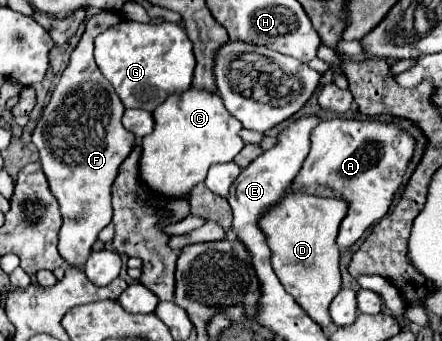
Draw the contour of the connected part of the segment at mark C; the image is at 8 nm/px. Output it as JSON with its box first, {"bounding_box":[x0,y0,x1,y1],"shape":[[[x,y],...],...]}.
{"bounding_box":[140,90,244,198],"shape":[[[186,90],[182,94],[170,96],[164,104],[154,110],[154,132],[142,138],[142,156],[140,156],[140,178],[144,178],[144,186],[154,190],[154,194],[164,194],[164,198],[190,198],[192,188],[198,182],[204,182],[206,172],[212,164],[232,162],[234,156],[244,148],[240,138],[242,124],[228,114],[218,94],[210,94],[204,90]]]}

